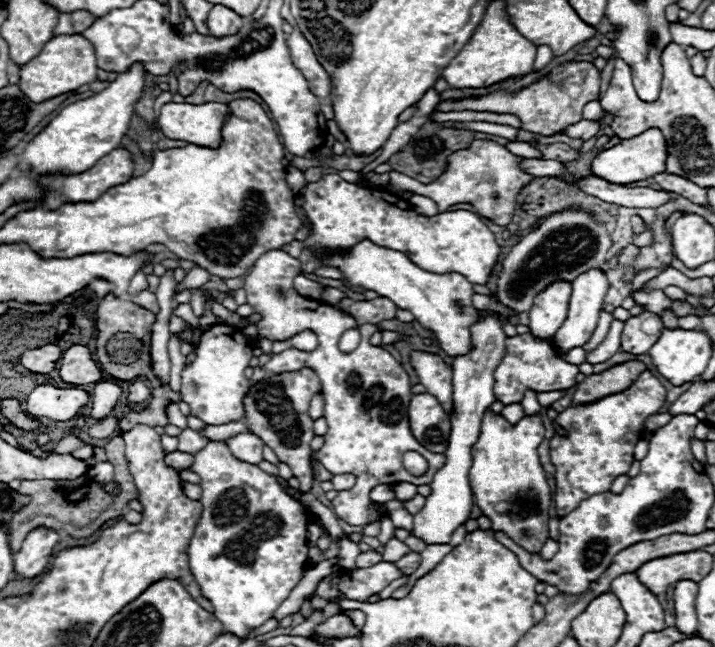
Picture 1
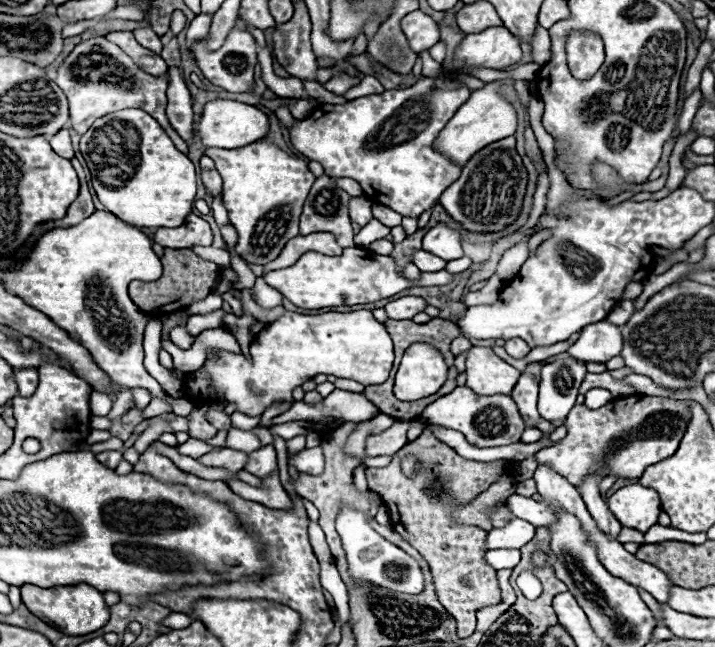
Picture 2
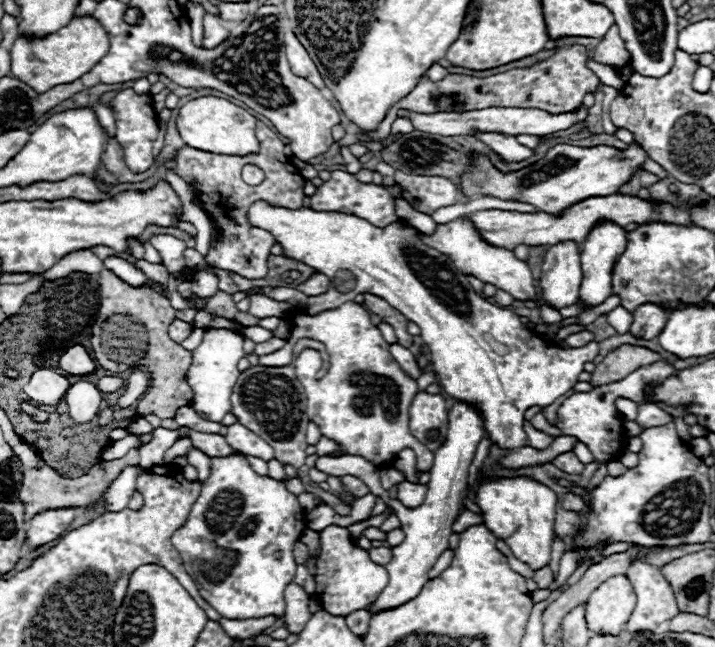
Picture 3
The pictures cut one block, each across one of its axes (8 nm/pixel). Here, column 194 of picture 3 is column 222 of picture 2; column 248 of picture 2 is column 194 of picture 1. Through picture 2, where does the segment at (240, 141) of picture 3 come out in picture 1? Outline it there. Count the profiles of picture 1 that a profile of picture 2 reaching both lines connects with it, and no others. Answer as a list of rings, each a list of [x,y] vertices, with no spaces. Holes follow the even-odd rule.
[[[168,102],[160,110],[158,128],[170,140],[186,140],[190,144],[216,148],[220,144],[220,130],[226,114],[228,104]]]

